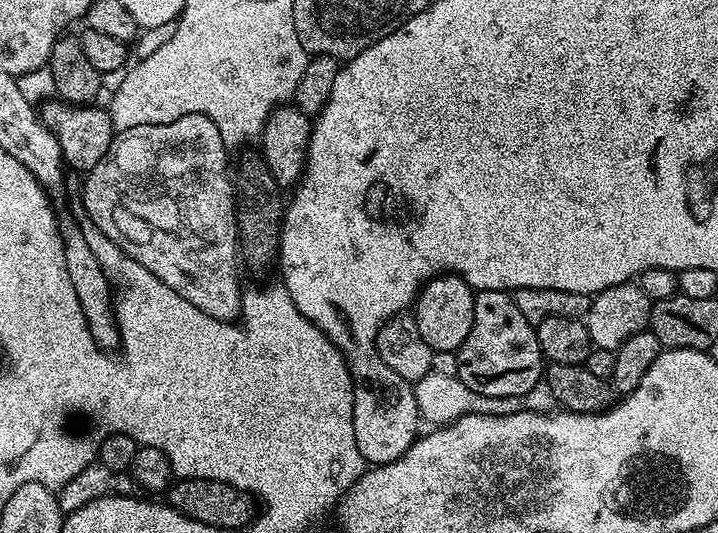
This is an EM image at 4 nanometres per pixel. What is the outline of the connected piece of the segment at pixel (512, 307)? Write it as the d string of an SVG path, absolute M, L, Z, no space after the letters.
M486 290L475 293L474 326L466 334L459 352L455 353L456 368L454 375L474 394L506 398L525 396L541 383L546 372L546 359L540 349L537 329L518 310L515 299L509 293Z

